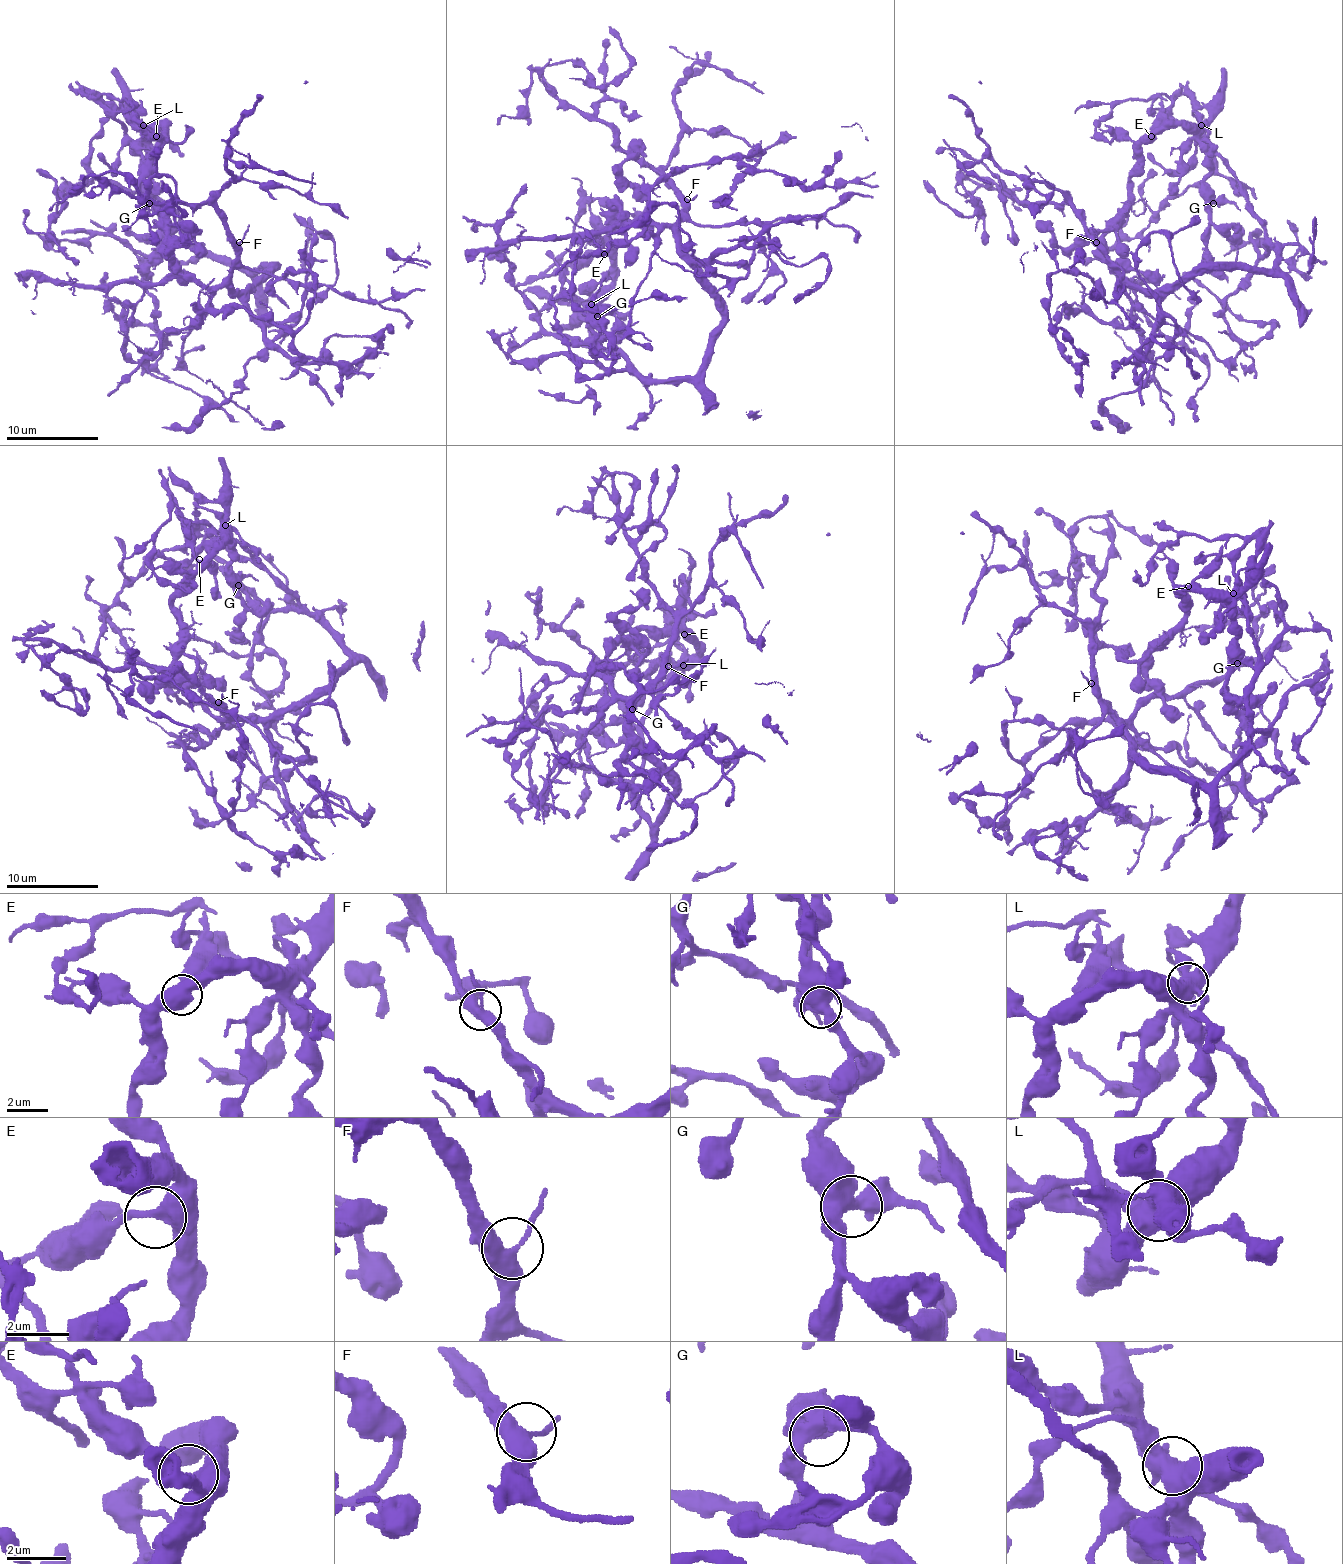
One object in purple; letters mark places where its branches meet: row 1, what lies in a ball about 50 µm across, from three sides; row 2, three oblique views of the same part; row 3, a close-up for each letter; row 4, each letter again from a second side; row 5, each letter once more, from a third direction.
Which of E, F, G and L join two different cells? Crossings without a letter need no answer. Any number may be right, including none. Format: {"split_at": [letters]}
{"split_at": ["L"]}

